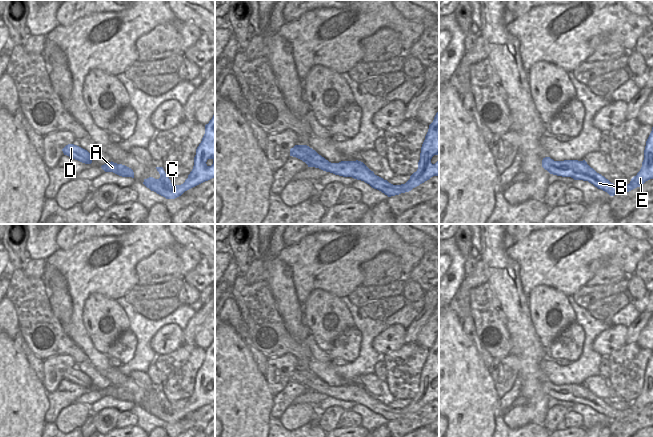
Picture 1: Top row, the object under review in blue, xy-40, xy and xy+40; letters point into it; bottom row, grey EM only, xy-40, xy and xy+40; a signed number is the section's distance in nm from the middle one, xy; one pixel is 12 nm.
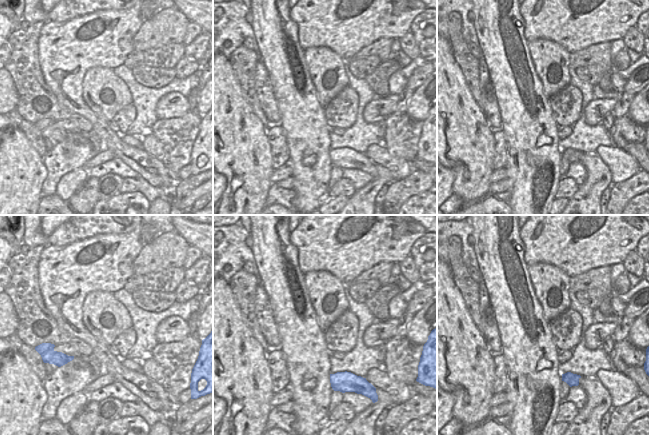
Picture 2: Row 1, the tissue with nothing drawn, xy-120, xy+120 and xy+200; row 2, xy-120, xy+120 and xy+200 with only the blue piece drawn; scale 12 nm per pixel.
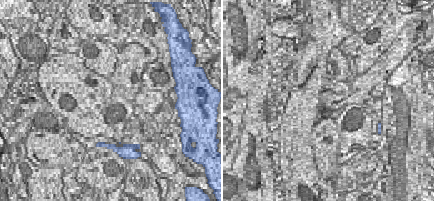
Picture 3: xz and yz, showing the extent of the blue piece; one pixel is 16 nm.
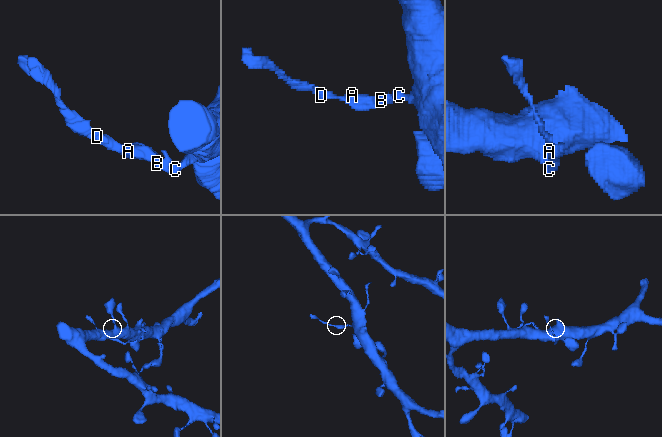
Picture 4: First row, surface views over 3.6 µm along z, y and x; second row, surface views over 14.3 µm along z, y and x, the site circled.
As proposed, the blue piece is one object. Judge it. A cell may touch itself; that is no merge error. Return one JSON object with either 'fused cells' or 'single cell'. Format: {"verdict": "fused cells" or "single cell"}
{"verdict": "single cell"}

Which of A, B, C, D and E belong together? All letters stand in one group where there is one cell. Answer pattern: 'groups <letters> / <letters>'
groups A B C D E

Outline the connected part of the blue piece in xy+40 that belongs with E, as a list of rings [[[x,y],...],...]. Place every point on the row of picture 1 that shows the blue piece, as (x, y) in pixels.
[[[653,127],[646,141],[642,167],[627,185],[621,187],[614,185],[591,168],[585,160],[554,161],[550,157],[545,157],[542,160],[542,167],[553,175],[571,177],[574,180],[588,181],[598,189],[607,192],[610,196],[627,193],[640,187],[646,181],[653,179]]]

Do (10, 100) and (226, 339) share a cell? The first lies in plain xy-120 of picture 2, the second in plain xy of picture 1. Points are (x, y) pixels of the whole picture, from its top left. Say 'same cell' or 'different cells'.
different cells

